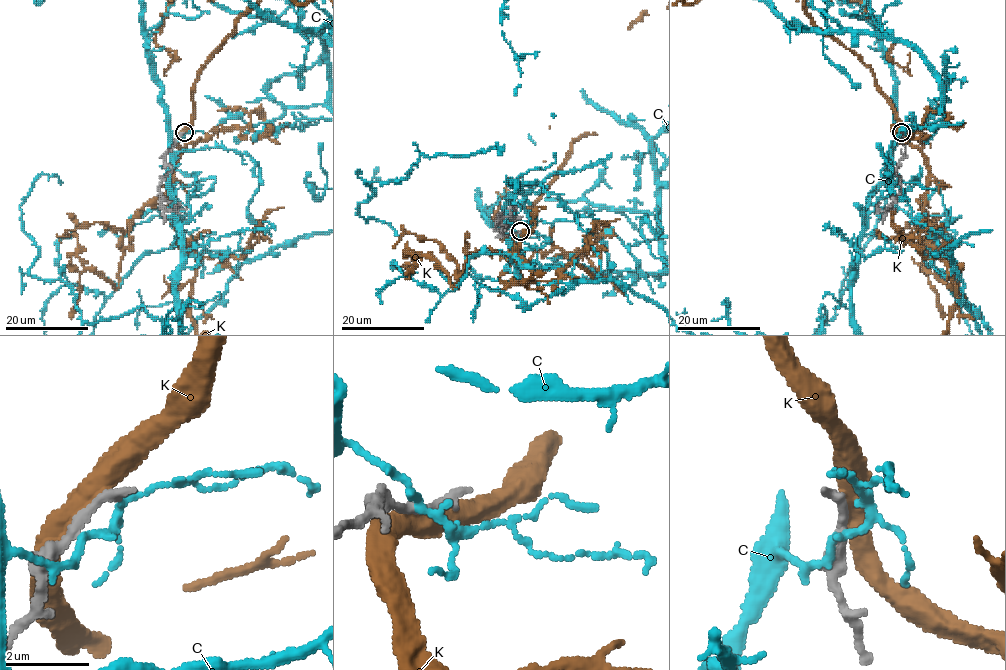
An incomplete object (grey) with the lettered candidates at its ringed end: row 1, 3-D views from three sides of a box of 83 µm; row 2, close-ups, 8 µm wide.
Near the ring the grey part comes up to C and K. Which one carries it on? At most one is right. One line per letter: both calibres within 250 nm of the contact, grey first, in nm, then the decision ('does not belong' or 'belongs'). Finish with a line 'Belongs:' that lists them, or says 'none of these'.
C: 240/180 nm | does not belong
K: 200/480 nm | does not belong
Belongs: none of these

